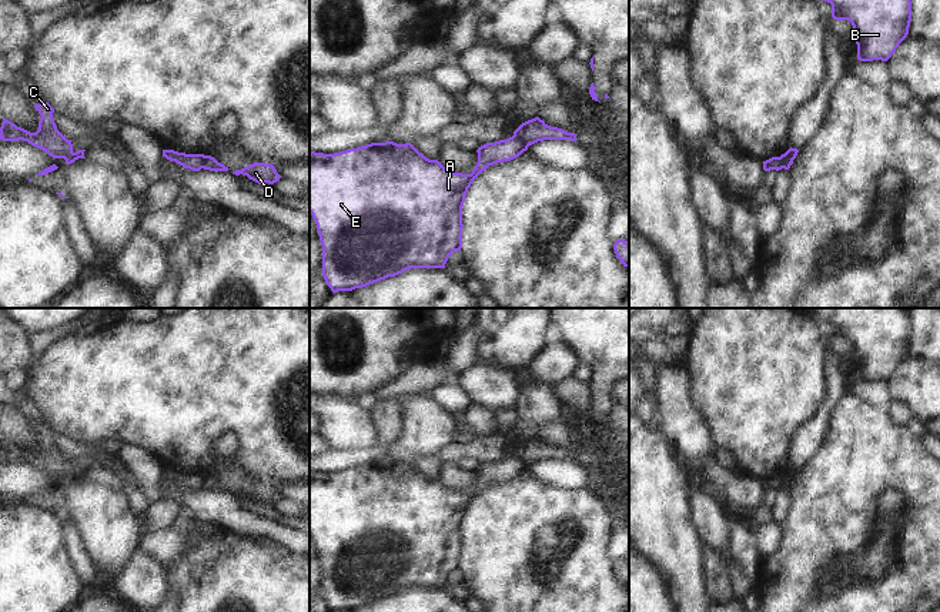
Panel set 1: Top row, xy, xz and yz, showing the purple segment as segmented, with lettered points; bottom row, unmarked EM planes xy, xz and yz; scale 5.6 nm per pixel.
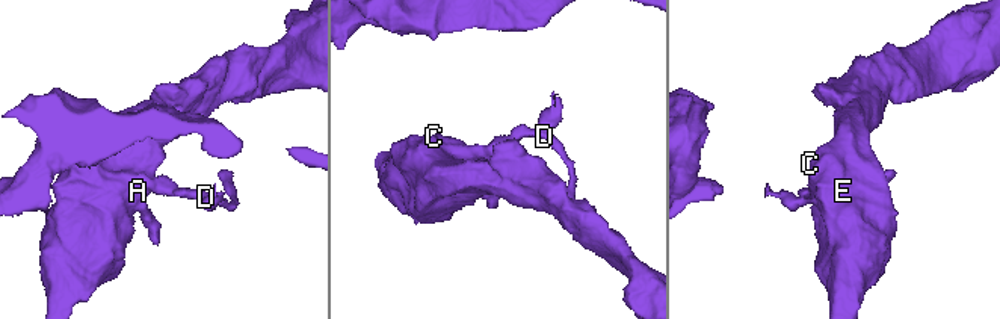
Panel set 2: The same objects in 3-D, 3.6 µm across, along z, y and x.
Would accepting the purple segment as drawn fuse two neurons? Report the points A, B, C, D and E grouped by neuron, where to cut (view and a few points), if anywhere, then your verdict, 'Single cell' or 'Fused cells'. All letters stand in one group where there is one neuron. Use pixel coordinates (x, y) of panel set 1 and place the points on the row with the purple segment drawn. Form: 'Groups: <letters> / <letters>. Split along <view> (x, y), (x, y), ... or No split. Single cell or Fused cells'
Groups: A B C E / D. Split along xz (512, 136), (517, 136), (528, 146). Fused cells.

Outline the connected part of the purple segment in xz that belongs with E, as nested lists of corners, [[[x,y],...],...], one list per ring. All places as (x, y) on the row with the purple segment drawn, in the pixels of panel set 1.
[[[509,137],[481,146],[471,174],[454,173],[438,160],[429,160],[411,143],[371,143],[345,151],[324,154],[310,151],[310,213],[322,245],[322,275],[335,294],[352,291],[411,268],[445,268],[449,255],[462,248],[462,207],[474,180],[489,165],[519,157],[528,146]]]

